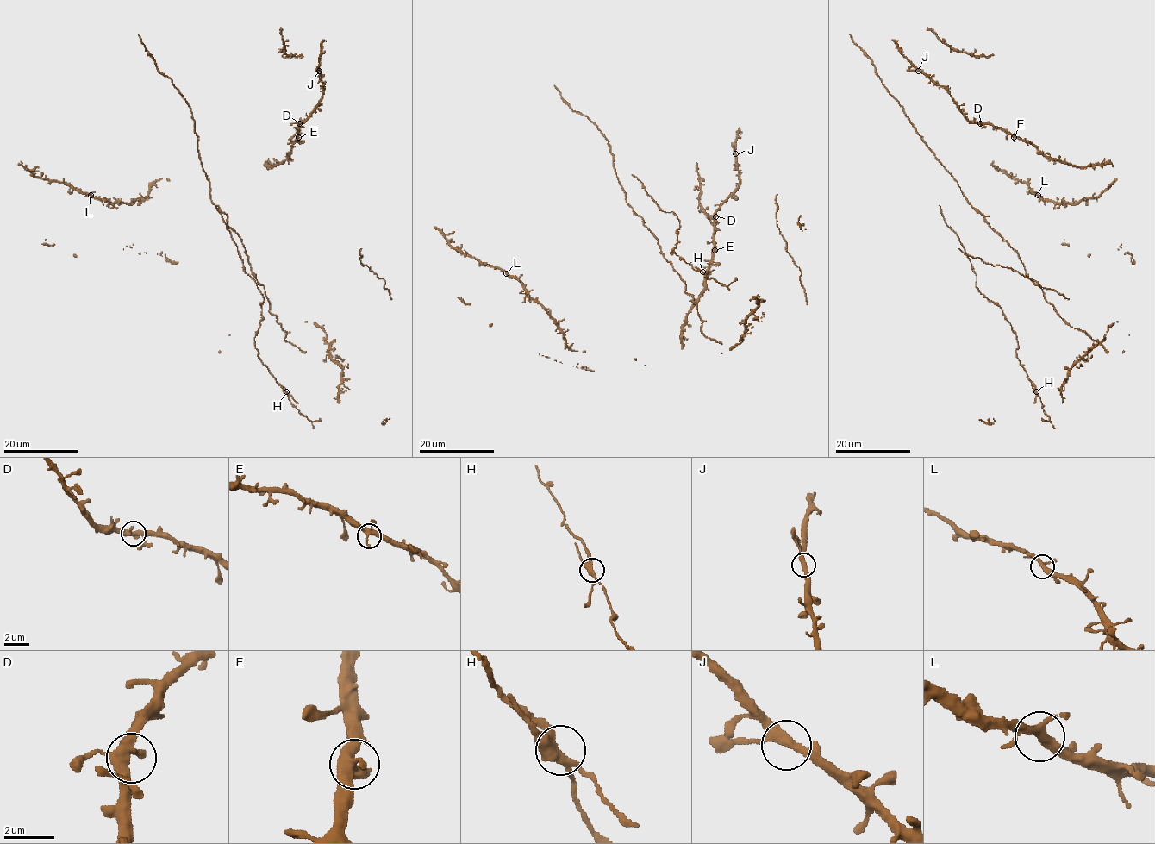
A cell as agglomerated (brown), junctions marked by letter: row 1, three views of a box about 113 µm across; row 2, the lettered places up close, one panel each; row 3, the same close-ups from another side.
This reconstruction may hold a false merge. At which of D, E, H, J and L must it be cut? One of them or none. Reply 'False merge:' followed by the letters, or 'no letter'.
False merge: H

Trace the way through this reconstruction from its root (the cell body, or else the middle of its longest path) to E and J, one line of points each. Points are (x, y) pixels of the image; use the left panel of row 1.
E: (291, 125), (297, 123), (298, 137)
J: (291, 125), (302, 123), (321, 97), (323, 84), (319, 71)

